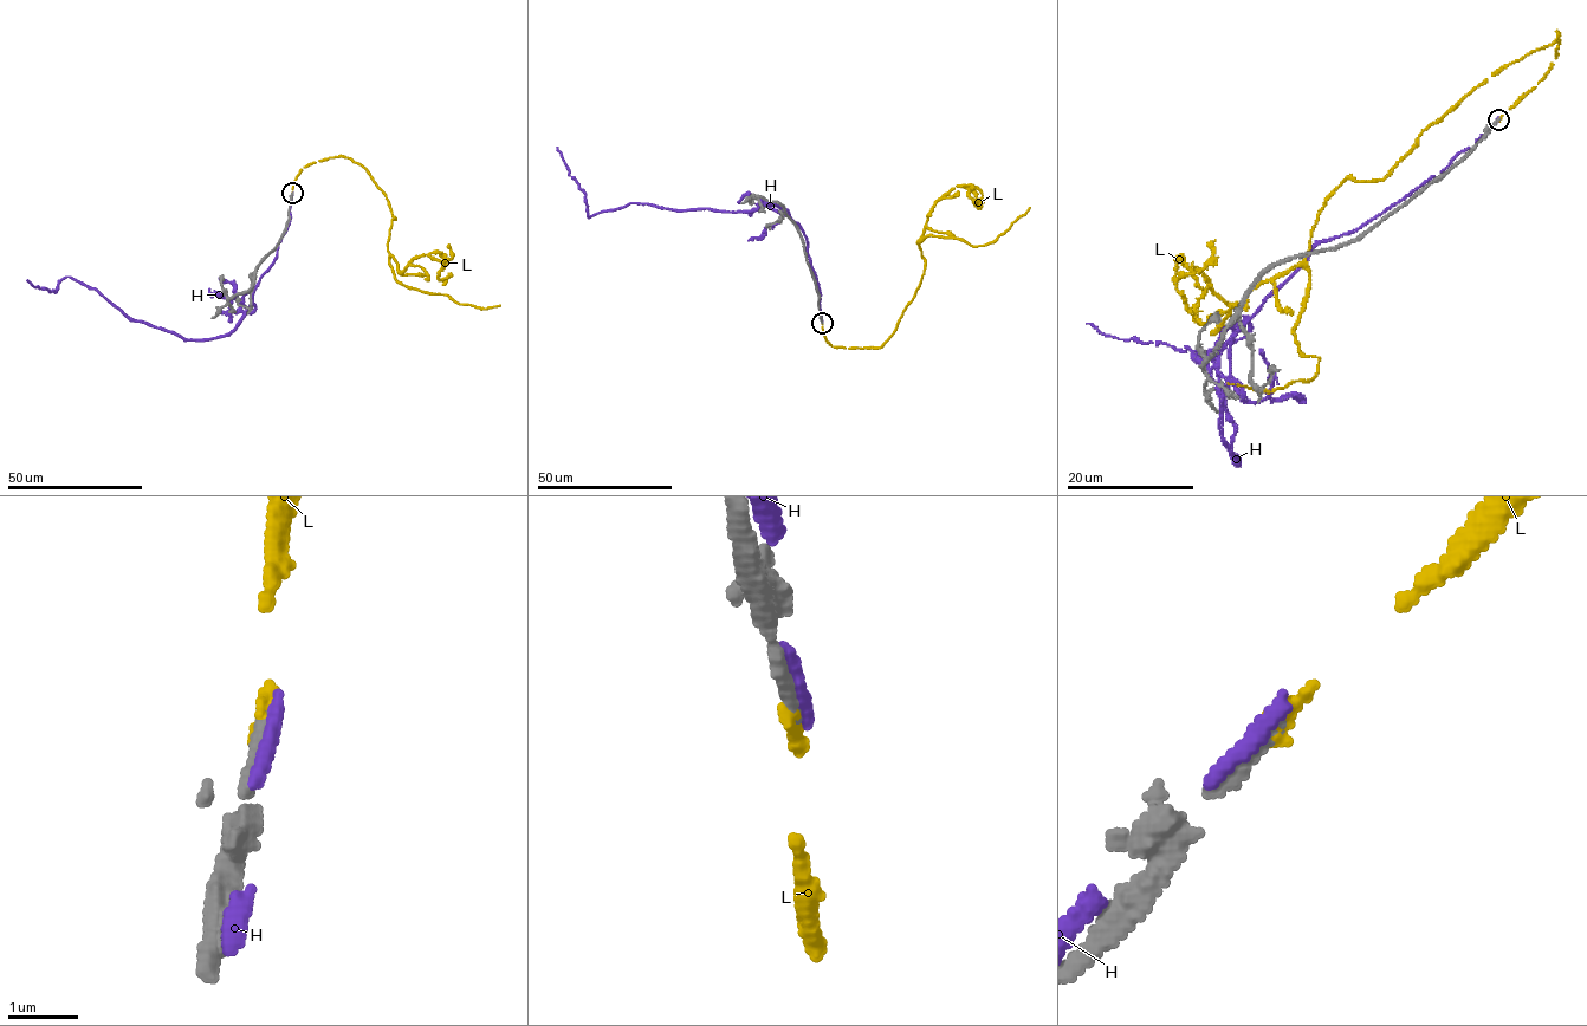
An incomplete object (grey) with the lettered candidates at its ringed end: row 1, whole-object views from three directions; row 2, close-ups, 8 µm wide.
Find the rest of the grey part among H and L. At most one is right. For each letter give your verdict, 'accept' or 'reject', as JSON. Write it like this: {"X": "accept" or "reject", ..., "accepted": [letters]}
{"H": "reject", "L": "accept", "accepted": ["L"]}

